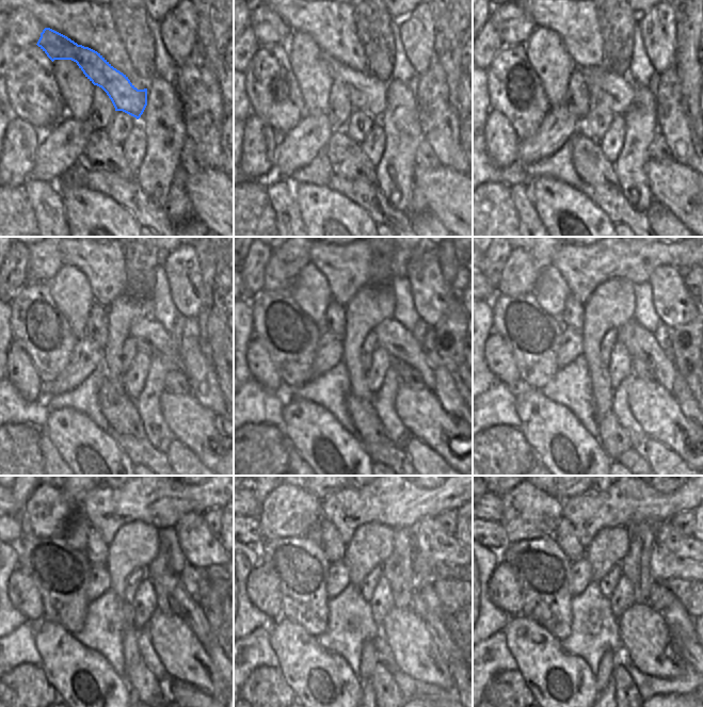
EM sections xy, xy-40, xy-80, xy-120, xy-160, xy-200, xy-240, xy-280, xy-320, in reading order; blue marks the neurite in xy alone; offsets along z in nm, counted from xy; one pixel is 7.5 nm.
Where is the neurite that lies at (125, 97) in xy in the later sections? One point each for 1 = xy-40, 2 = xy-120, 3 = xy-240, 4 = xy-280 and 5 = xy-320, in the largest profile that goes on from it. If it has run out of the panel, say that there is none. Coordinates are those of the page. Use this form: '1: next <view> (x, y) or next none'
1: next xy-40 (367, 93)
2: next xy-120 (152, 338)
3: next xy-240 (185, 585)
4: next xy-280 (426, 603)
5: next xy-320 (675, 616)

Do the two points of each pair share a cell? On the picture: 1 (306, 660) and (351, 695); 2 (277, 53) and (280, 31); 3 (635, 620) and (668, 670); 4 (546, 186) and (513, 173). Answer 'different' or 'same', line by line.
1: same
2: different
3: same
4: different

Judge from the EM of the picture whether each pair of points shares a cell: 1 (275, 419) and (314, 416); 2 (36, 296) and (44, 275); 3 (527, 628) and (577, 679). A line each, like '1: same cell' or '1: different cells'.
1: different cells
2: different cells
3: same cell

